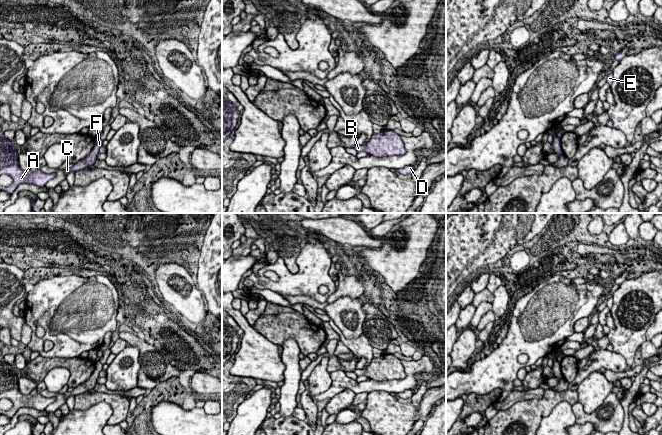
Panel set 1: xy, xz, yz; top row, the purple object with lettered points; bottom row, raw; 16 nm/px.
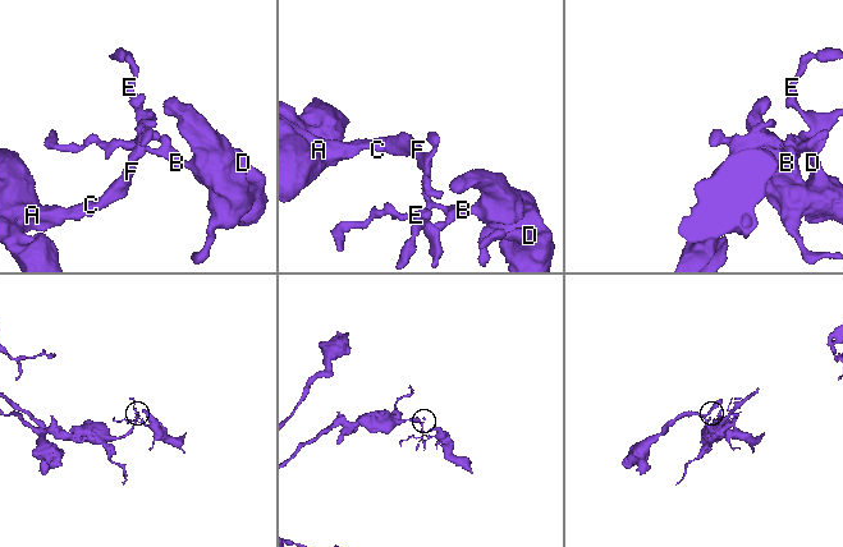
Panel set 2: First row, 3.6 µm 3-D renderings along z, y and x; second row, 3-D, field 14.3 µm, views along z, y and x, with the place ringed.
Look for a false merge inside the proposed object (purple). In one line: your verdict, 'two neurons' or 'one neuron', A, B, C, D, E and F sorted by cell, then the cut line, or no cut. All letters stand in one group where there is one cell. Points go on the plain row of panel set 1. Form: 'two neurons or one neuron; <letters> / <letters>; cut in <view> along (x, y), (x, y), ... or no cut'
two neurons; A C F / B D E; cut in xy along (96, 360), (99, 361)

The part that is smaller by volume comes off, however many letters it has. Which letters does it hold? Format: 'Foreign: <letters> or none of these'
Foreign: B, D, E

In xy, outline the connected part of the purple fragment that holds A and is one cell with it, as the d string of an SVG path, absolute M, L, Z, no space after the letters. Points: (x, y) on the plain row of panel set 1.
M0 358L0 399L8 398L13 403L10 410L0 410L0 414L12 418L20 408L27 407L44 411L48 405L55 402L55 397L46 398L40 394L22 394L19 391L18 378L15 366Z

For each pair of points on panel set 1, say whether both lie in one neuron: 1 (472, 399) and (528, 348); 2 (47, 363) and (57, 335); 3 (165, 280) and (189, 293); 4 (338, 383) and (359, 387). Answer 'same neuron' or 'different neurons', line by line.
1: different neurons
2: different neurons
3: same neuron
4: same neuron

